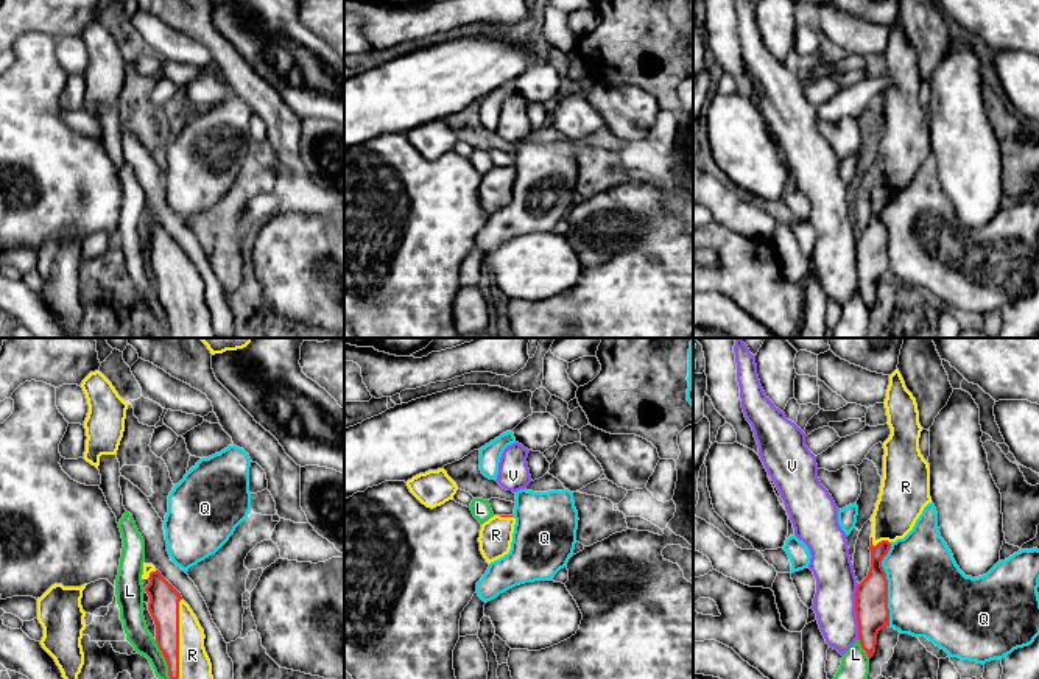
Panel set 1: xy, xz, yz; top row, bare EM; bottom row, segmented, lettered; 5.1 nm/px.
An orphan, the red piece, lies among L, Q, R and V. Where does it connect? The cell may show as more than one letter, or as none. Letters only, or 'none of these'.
R

